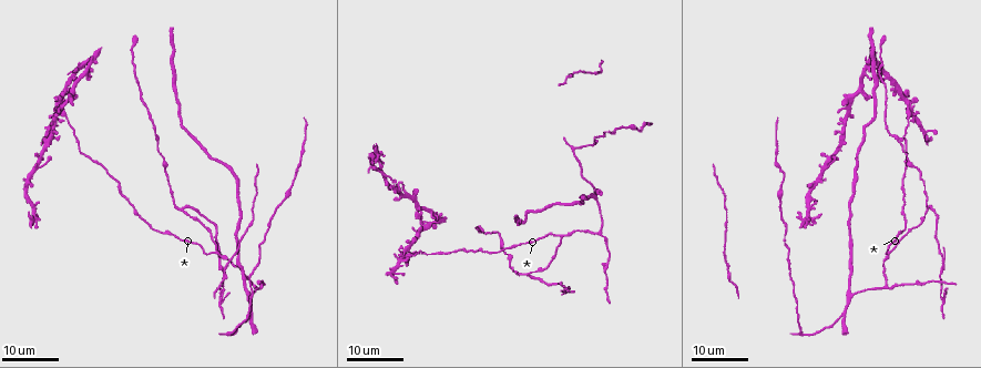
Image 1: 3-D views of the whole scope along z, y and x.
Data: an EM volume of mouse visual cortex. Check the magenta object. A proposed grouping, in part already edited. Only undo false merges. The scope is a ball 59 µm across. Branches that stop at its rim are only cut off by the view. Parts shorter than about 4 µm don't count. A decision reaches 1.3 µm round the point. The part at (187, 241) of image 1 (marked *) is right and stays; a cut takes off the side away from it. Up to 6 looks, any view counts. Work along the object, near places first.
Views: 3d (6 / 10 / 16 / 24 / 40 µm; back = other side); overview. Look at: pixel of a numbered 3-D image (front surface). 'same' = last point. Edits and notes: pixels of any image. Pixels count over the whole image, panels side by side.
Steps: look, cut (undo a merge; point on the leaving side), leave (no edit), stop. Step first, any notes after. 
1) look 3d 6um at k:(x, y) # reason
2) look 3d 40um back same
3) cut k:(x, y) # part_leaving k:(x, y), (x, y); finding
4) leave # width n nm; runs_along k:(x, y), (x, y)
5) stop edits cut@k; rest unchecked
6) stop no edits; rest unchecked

look 3d 16um at 1:(846, 293) # side arm on a straight run

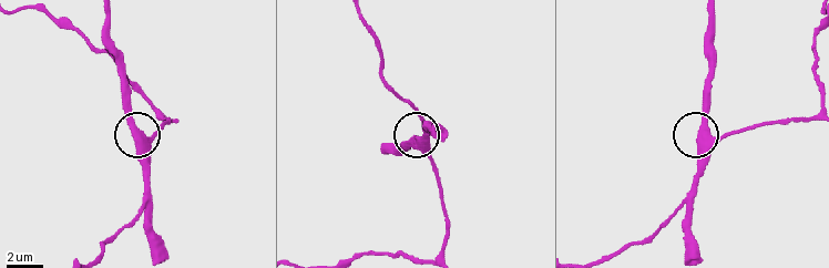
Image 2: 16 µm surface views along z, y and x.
look 3d 10um at 2:(698, 142) # zoom in

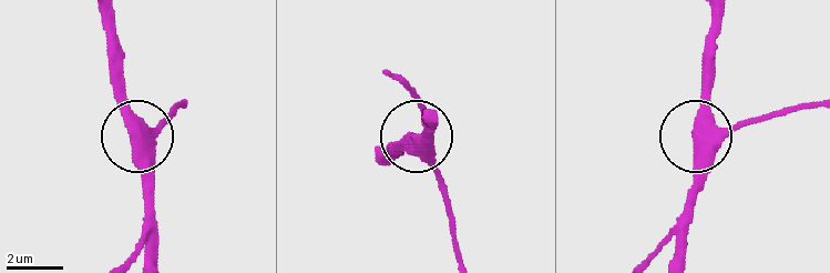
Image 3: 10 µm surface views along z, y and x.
leave # side_arm 56 um; arms 3; one neuron here

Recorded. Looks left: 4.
look 3d 24um at 1:(889, 251) # branch point

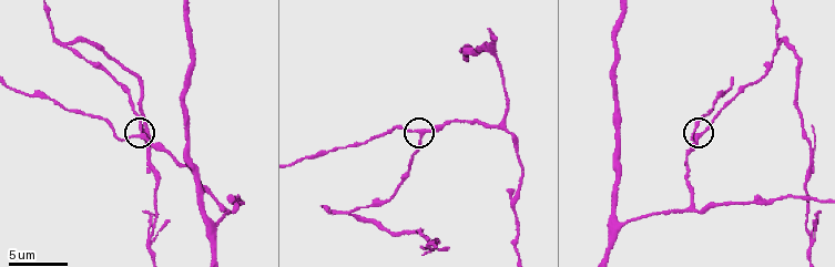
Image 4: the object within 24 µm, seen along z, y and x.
look 3d 10um at 4:(142, 137)

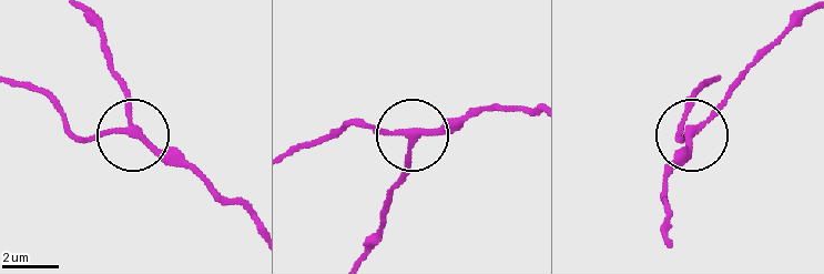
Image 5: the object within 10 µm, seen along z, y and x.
leave # arms 3; runs_along 5:(17, 82), (38, 91), (81, 134), (129, 132), (124, 87); one neuron here

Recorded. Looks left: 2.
look 3d 10um at 4:(780, 42) # two arms in line, one across

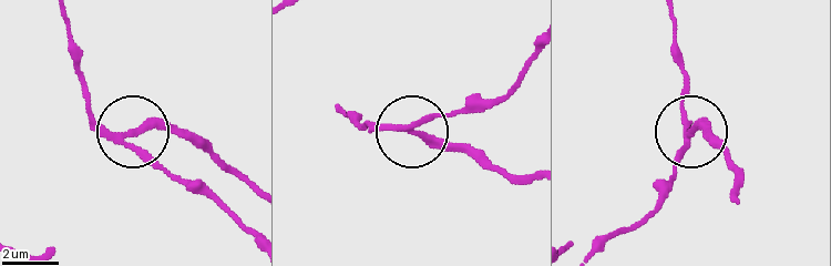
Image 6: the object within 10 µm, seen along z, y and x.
cut 6:(154, 122) # part_leaving 6:(119, 137), (174, 131), (202, 141), (253, 181); two neurons meet here

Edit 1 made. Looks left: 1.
stop edits cut@6; rest unchecked

